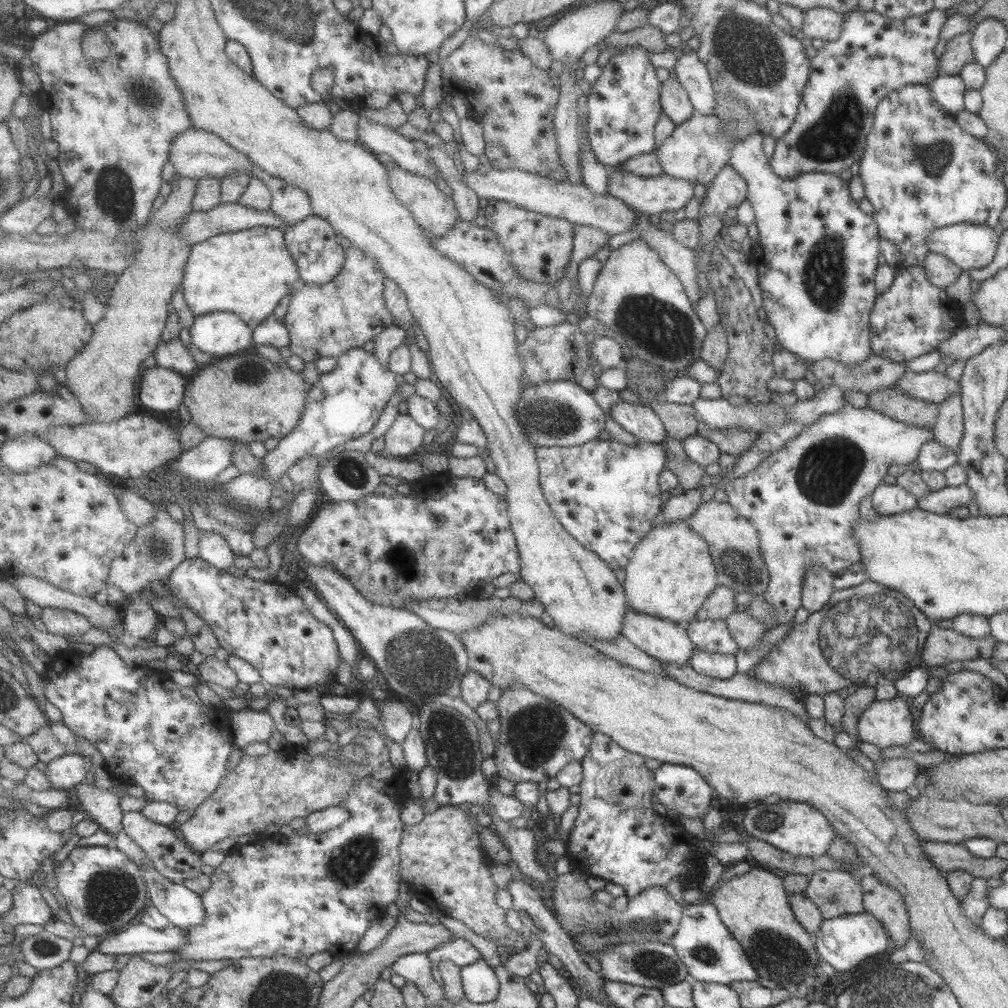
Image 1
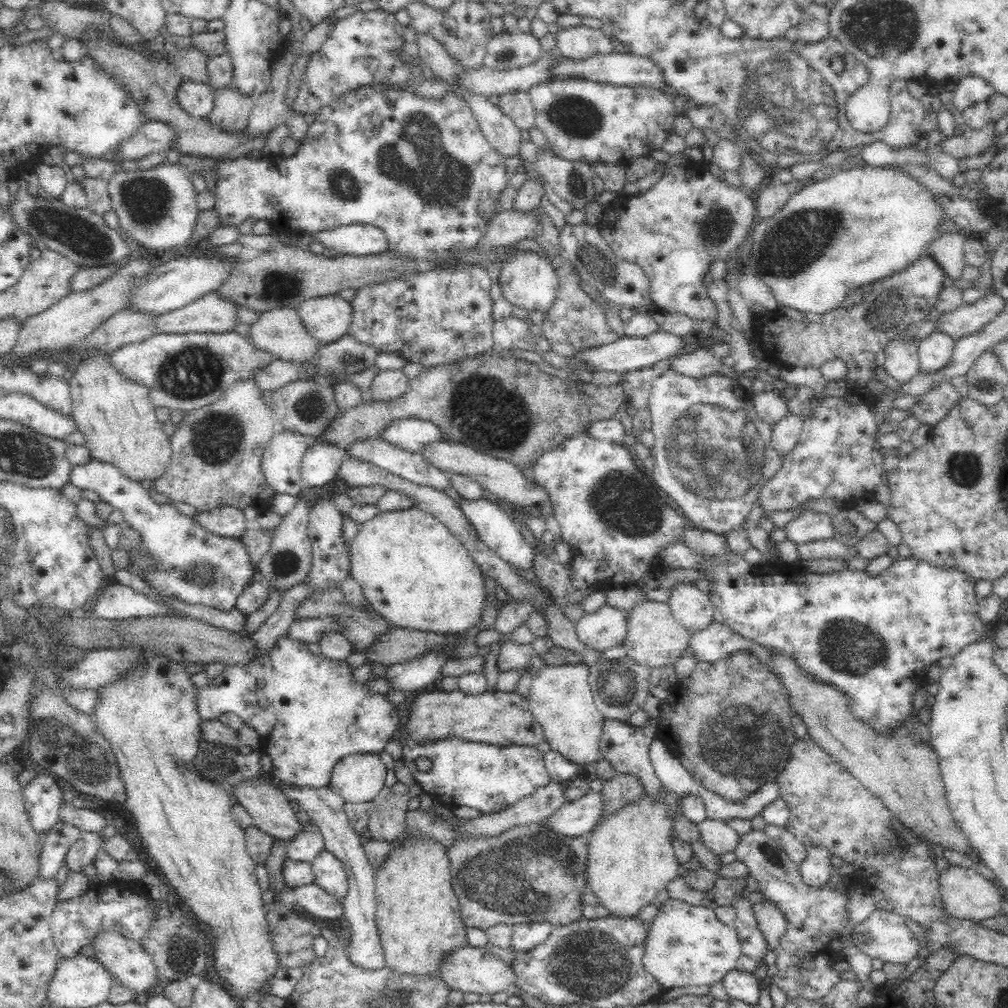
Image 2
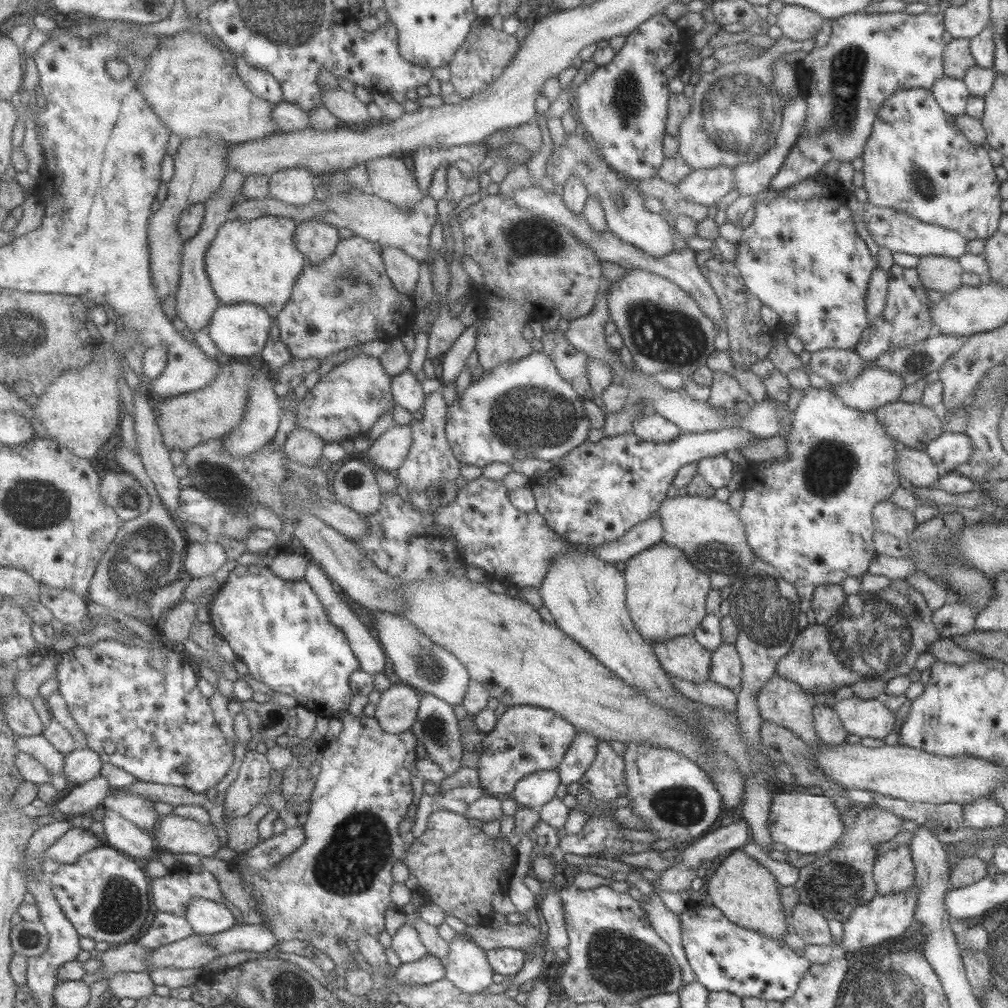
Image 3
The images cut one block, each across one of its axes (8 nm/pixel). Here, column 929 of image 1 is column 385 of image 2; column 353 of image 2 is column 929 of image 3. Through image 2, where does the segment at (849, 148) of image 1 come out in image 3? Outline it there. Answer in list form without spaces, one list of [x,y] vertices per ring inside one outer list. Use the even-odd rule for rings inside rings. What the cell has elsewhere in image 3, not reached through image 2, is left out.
[[[904,11],[898,12],[887,12],[887,13],[849,13],[840,16],[836,19],[831,19],[831,32],[827,43],[821,47],[815,47],[811,49],[805,58],[797,64],[799,80],[800,80],[800,94],[803,95],[805,103],[807,104],[806,118],[802,125],[802,130],[799,132],[795,145],[789,150],[785,161],[782,162],[781,168],[771,178],[767,187],[771,192],[779,192],[791,187],[792,185],[798,184],[799,182],[805,181],[807,177],[815,176],[821,173],[821,167],[825,162],[830,160],[837,160],[842,162],[851,162],[855,157],[861,157],[863,148],[865,147],[867,138],[869,137],[871,127],[876,118],[883,102],[889,98],[895,92],[895,90],[905,88],[931,88],[931,85],[935,80],[939,80],[944,75],[943,70],[943,51],[946,43],[942,40],[943,32],[945,32],[943,26],[943,17],[941,13],[920,13],[920,14],[908,14]]]

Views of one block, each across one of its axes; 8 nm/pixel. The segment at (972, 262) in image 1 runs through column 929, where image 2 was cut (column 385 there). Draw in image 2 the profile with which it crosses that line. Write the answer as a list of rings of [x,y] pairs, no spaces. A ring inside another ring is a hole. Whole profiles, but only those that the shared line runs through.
[[[348,224],[324,230],[322,232],[312,233],[315,241],[320,242],[325,248],[332,248],[339,255],[350,256],[369,256],[380,255],[389,250],[389,238],[386,233],[374,224]]]

